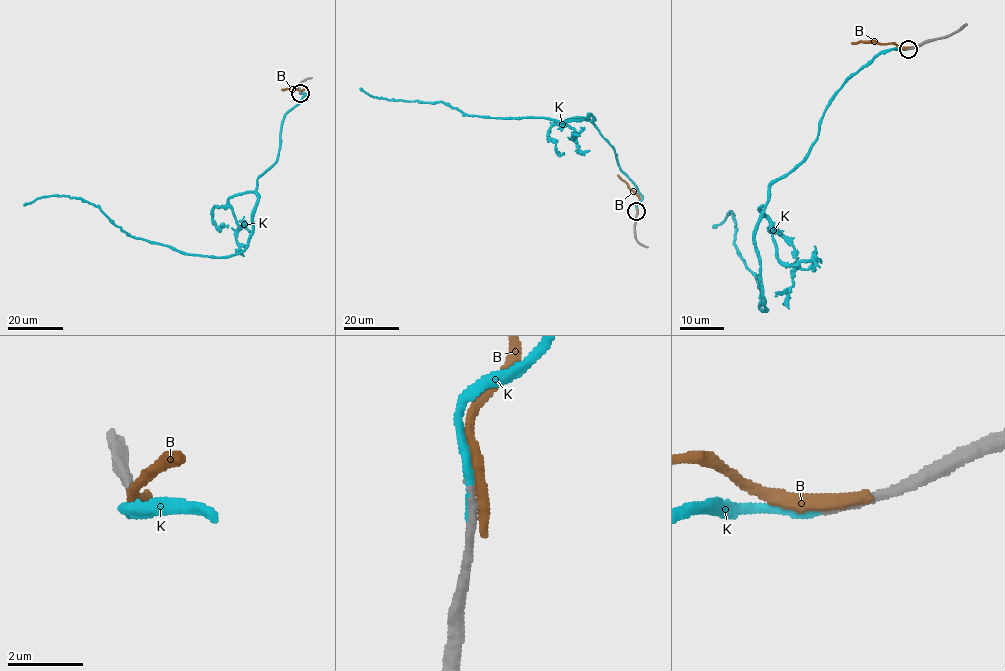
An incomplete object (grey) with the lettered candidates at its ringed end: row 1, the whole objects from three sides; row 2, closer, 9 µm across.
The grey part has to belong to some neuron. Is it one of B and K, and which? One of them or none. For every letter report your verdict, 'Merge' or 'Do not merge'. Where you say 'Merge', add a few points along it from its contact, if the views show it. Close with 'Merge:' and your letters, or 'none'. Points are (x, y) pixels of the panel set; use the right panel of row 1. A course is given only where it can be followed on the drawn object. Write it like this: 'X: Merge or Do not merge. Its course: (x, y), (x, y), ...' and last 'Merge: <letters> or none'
B: Do not merge
K: Merge. Its course: (909, 48), (884, 50), (844, 82), (807, 155), (770, 186), (754, 239), (764, 311), (731, 212), (714, 227)
Merge: K

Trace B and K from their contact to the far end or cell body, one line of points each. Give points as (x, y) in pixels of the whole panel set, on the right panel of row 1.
B: (908, 48), (893, 43), (851, 43)
K: (909, 48), (884, 50), (844, 82), (807, 155), (770, 186), (754, 239), (764, 311), (731, 212), (714, 227)

